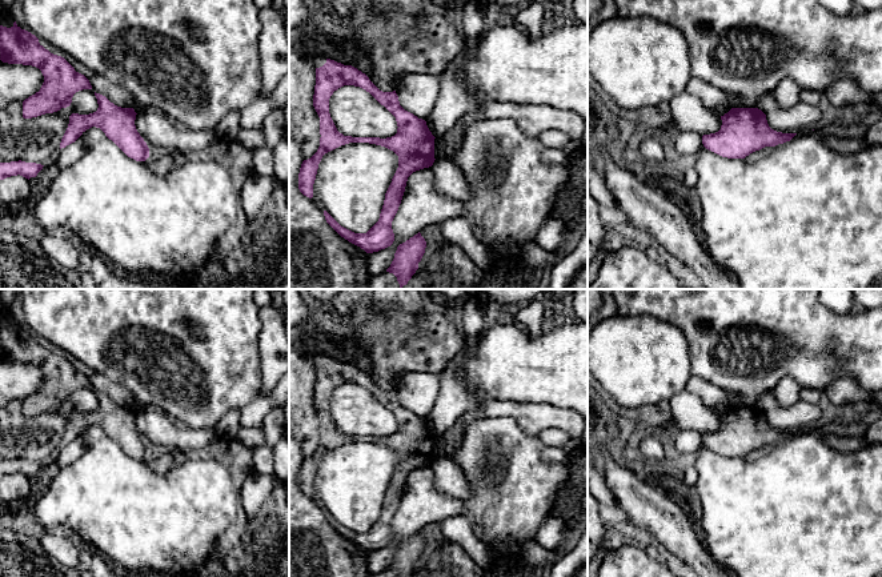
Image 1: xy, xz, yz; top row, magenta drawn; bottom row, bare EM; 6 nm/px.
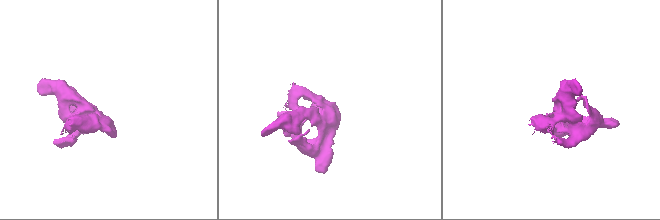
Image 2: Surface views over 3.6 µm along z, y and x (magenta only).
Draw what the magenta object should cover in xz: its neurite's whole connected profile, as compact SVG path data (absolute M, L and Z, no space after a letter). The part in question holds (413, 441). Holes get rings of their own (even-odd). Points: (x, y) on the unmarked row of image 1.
M306 353L316 366L316 384L313 405L320 416L320 445L308 458L304 458L298 472L300 490L312 497L313 482L322 454L349 441L369 441L385 445L398 454L398 466L385 492L378 520L366 532L354 532L341 525L326 509L326 521L345 538L360 545L366 552L378 550L394 540L392 520L401 502L408 476L434 461L434 434L426 420L405 409L398 400L396 389L380 389L369 376L352 364L344 364L330 357ZM344 384L354 384L369 390L384 404L397 420L397 432L392 436L352 436L340 432L329 412L329 397L334 389Z

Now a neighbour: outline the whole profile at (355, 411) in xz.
M344 384L334 389L329 412L344 434L386 437L397 432L396 416L360 385Z

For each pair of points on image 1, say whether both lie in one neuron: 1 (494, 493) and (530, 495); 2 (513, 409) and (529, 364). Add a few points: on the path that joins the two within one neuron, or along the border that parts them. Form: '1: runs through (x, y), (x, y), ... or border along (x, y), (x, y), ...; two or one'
1: runs through (504, 493), (521, 493); one
2: border along (486, 397), (508, 401), (548, 403); two

